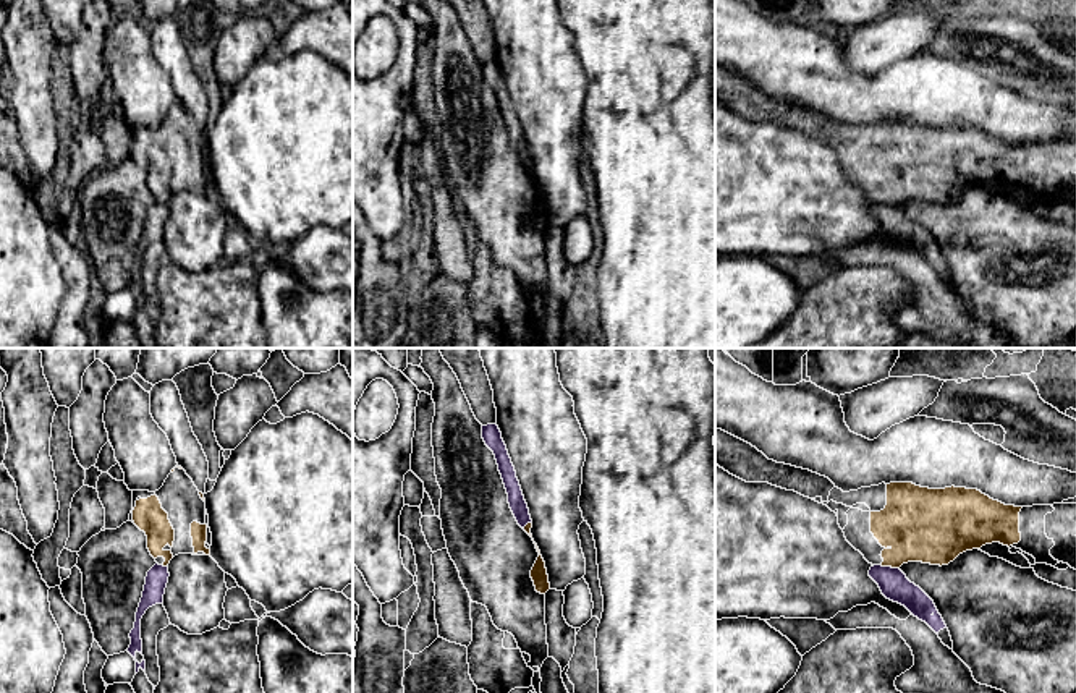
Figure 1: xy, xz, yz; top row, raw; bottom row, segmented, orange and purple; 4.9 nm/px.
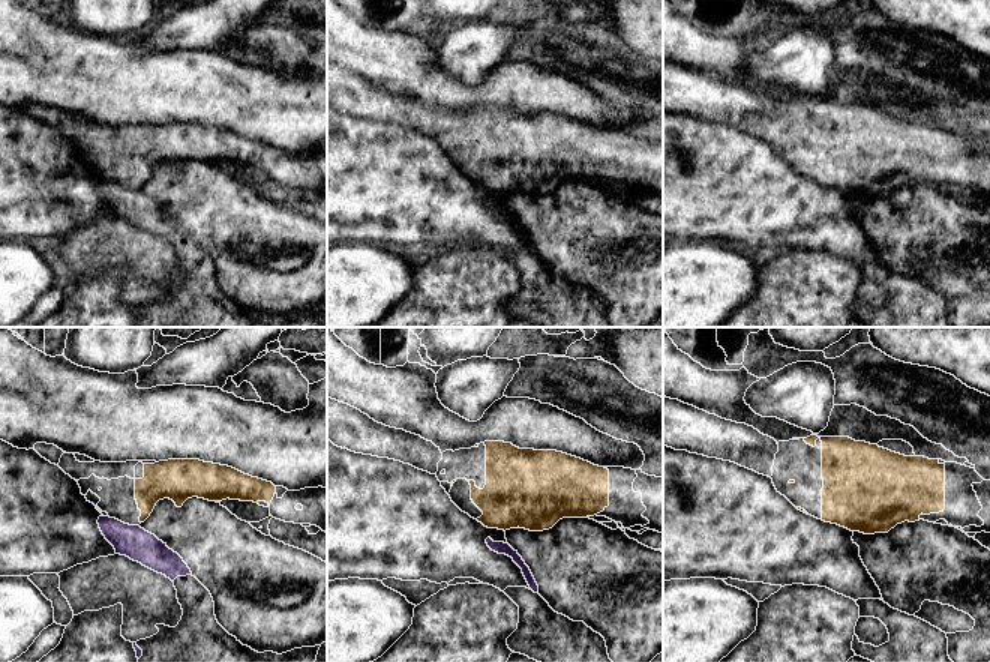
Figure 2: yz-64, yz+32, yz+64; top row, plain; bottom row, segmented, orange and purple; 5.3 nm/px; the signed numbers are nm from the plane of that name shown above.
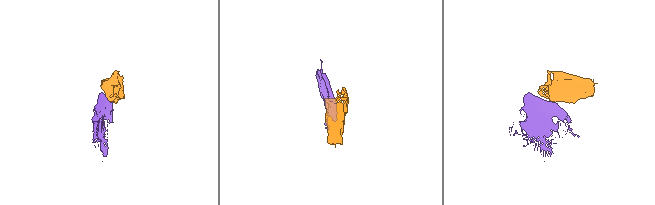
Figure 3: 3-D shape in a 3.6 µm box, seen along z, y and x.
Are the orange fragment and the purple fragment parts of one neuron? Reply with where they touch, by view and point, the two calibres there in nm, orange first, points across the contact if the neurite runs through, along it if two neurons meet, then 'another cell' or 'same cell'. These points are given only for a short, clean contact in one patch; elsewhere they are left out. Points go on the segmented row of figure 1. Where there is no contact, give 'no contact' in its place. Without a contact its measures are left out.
meets orange in yz at (890, 565); 360 nm thick on the orange side, 140 nm on the other; border along yz (881, 564), (898, 569); another cell

